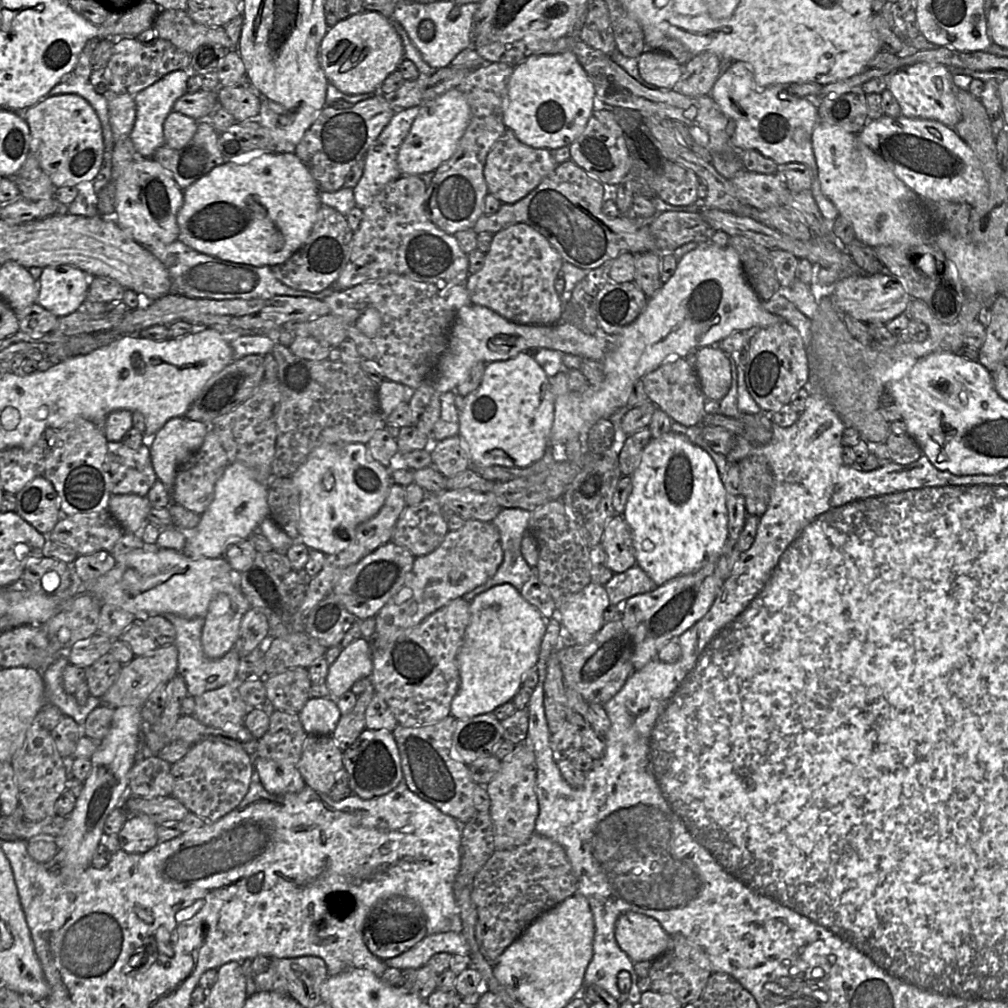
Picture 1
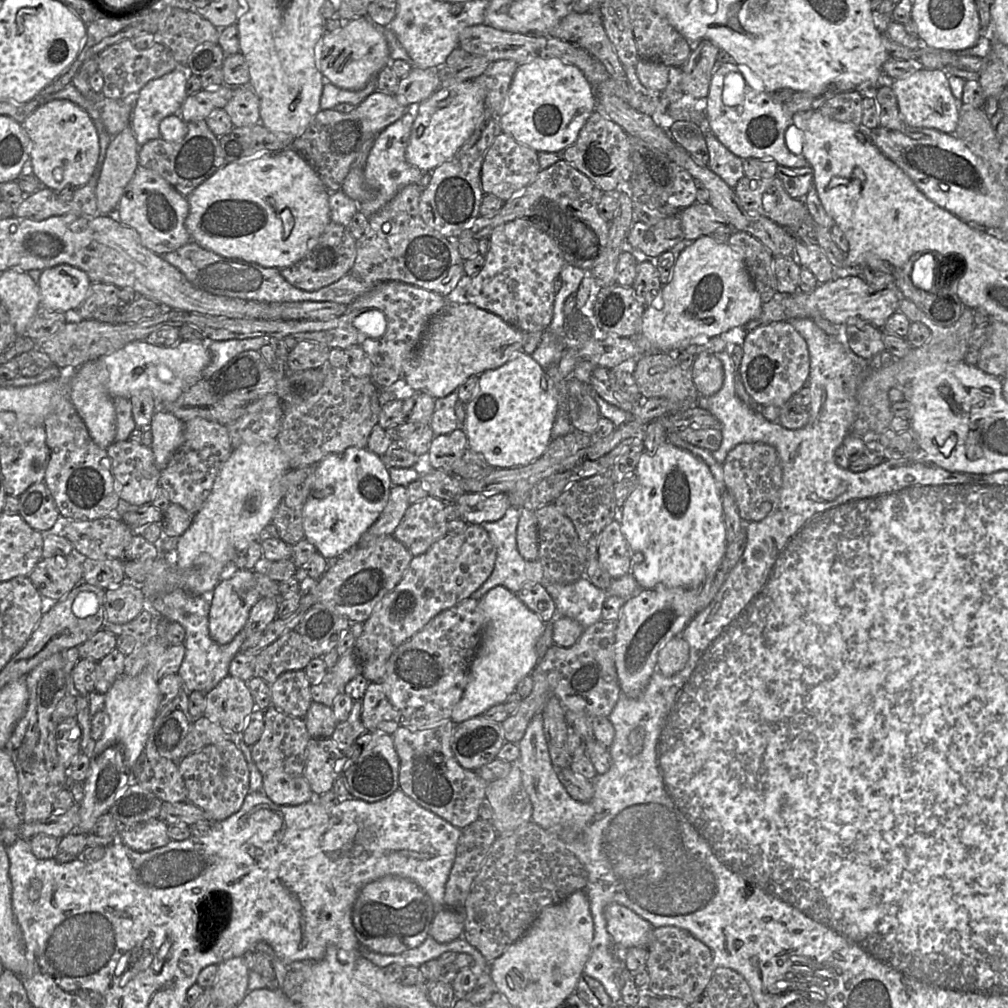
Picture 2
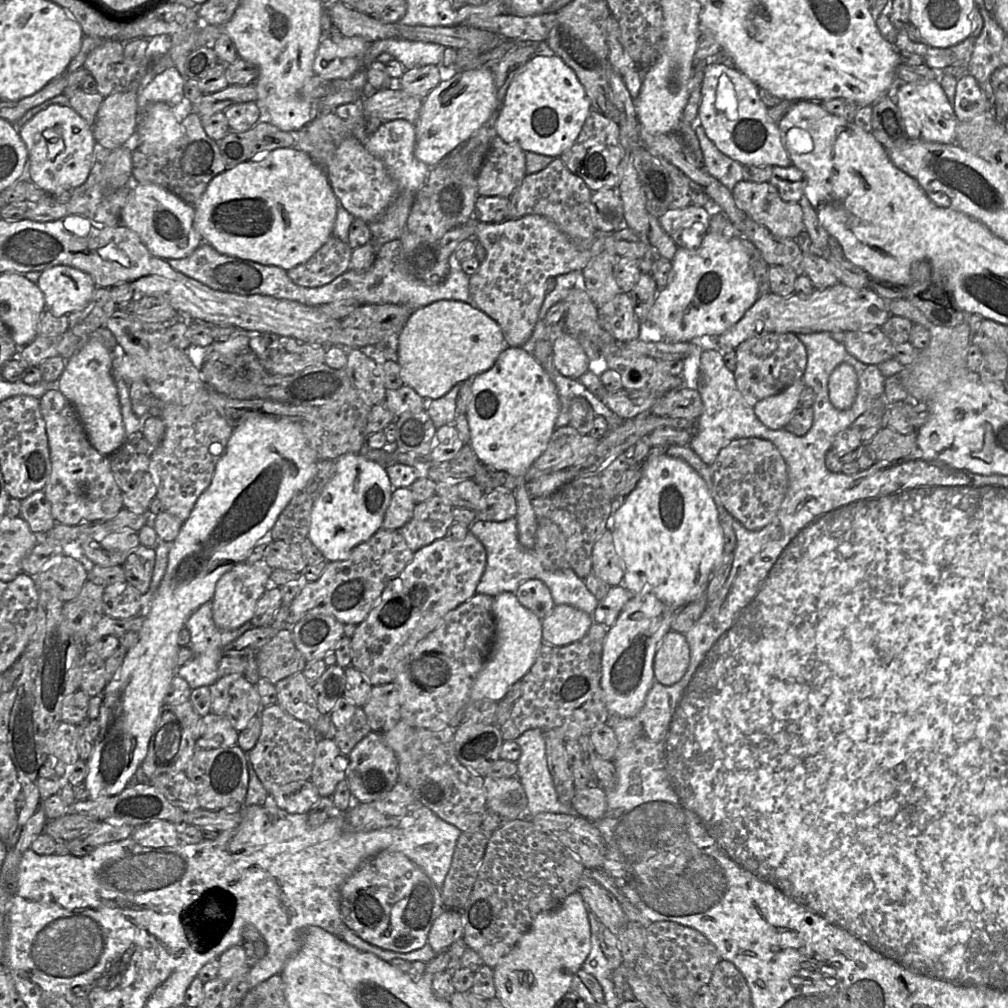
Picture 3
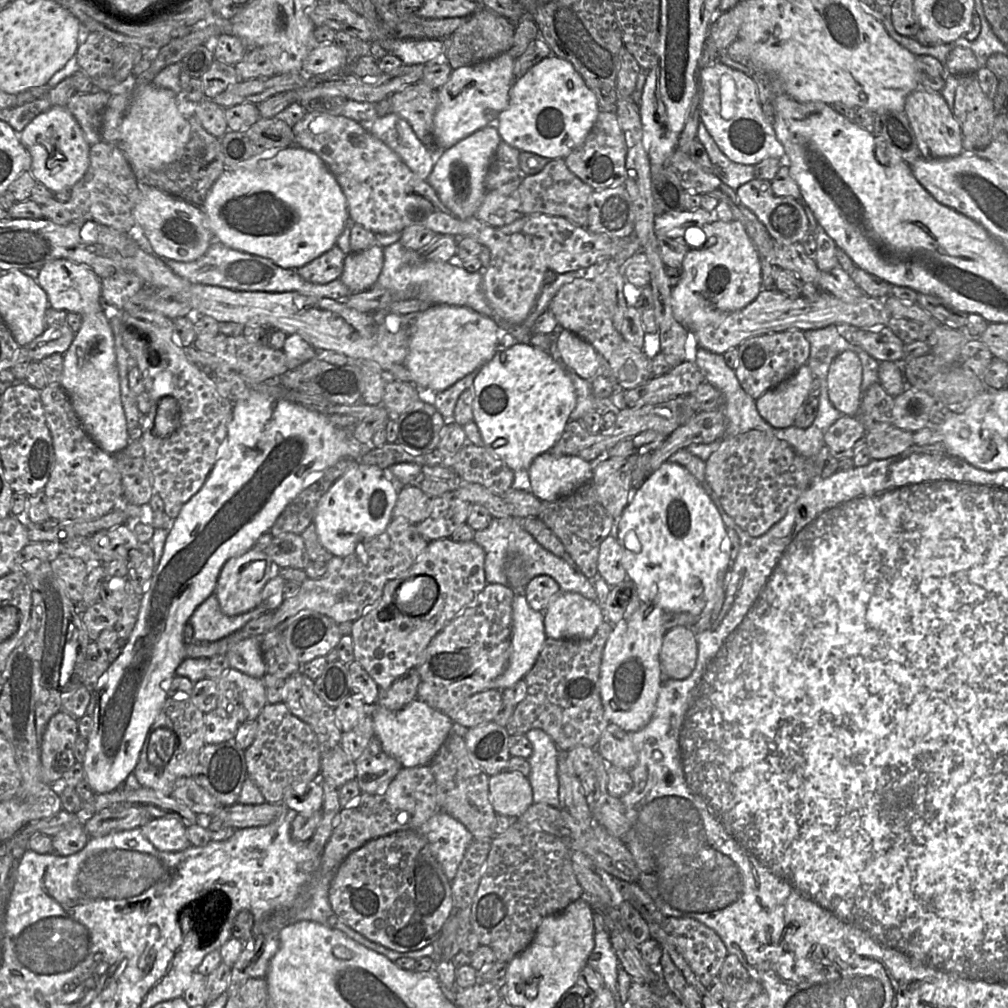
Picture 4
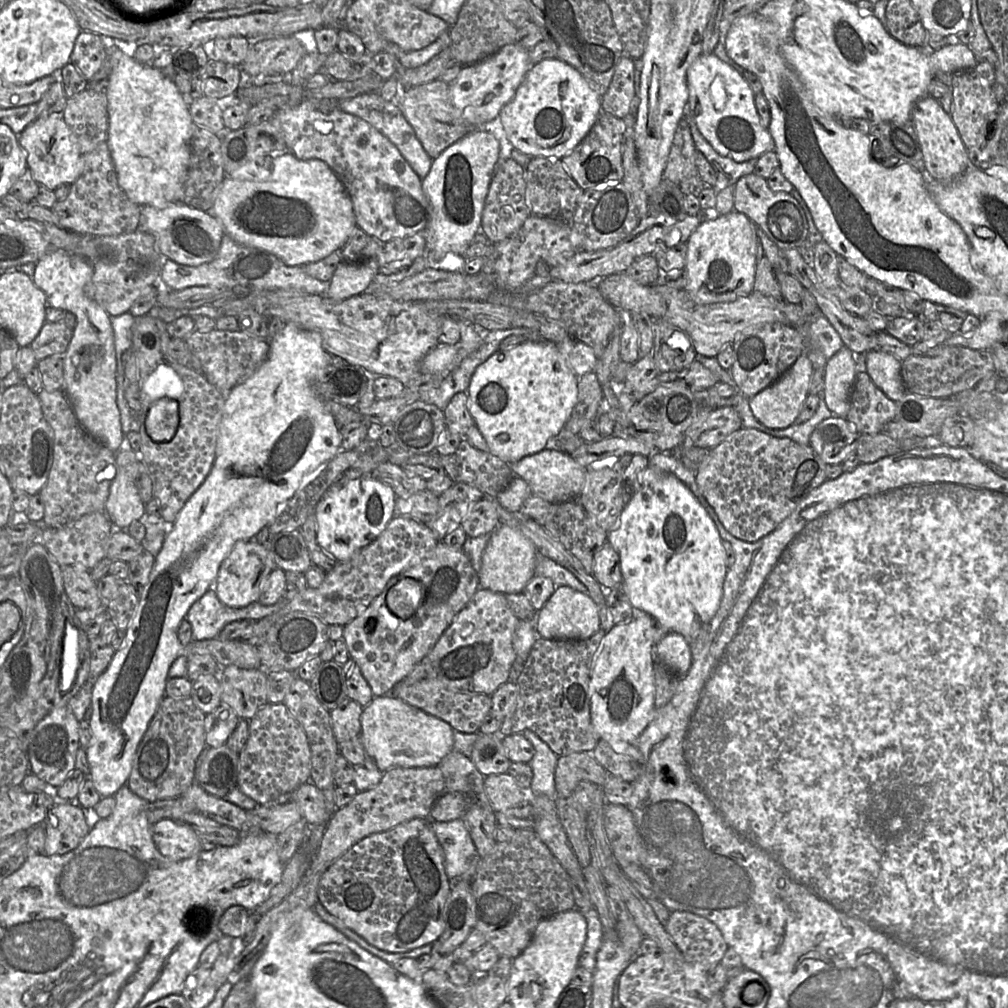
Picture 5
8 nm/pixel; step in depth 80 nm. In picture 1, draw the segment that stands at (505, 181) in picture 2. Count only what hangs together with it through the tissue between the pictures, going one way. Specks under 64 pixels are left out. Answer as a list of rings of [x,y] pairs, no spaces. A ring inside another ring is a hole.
[[[507,129],[495,142],[486,158],[484,178],[488,194],[497,197],[502,204],[513,204],[535,189],[557,165],[549,149],[530,147],[519,141],[514,133]]]

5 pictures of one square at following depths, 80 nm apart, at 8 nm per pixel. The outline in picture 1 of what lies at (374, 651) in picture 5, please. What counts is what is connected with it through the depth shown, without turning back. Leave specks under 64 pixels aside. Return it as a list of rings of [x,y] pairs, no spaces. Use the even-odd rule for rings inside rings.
[[[466,520],[464,525],[455,531],[449,531],[440,545],[432,552],[415,557],[411,571],[404,584],[375,615],[375,632],[370,639],[372,660],[376,650],[383,650],[394,639],[396,632],[413,627],[427,616],[447,604],[449,601],[461,598],[464,594],[484,584],[497,571],[503,560],[500,533],[492,521]]]

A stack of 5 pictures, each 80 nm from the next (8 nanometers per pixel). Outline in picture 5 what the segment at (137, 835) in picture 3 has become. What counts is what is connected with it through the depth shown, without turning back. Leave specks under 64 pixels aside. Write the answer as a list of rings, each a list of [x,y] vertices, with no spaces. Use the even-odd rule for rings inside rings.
[[[166,818],[153,824],[151,834],[159,852],[172,861],[191,858],[203,850],[198,833],[173,819]]]

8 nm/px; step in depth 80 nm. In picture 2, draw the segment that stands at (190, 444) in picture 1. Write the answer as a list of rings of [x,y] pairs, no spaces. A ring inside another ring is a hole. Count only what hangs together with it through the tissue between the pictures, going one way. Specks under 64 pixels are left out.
[[[158,410],[149,427],[156,466],[161,471],[183,442],[184,422],[169,412]]]

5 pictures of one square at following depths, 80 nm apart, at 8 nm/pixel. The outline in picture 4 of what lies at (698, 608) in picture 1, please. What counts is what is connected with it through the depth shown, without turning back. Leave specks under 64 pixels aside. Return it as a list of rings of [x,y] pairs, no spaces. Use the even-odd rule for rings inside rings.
[[[650,603],[641,605],[627,618],[613,626],[606,642],[599,675],[599,693],[604,715],[611,724],[627,733],[641,730],[651,719],[656,707],[663,674],[659,654],[666,612]]]

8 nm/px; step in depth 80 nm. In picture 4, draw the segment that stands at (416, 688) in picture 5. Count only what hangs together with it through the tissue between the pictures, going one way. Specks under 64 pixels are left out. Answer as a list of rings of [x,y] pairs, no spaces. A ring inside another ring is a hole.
[[[488,689],[469,697],[451,720],[467,728],[476,727],[493,721],[502,706],[502,690]]]

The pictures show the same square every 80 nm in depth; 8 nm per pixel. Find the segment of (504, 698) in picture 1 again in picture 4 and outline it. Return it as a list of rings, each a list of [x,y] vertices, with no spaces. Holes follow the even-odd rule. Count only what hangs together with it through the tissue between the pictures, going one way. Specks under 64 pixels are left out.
[[[515,592],[512,602],[511,653],[495,689],[504,690],[523,679],[534,666],[547,636],[543,613],[533,610],[523,592]]]

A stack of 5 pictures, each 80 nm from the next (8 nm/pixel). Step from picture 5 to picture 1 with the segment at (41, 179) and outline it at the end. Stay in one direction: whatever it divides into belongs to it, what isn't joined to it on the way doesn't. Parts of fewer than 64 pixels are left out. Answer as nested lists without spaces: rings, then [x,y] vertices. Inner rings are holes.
[[[60,94],[41,99],[20,115],[29,126],[30,153],[36,157],[56,188],[76,186],[96,177],[103,160],[104,145],[100,120],[89,102],[77,94]]]

